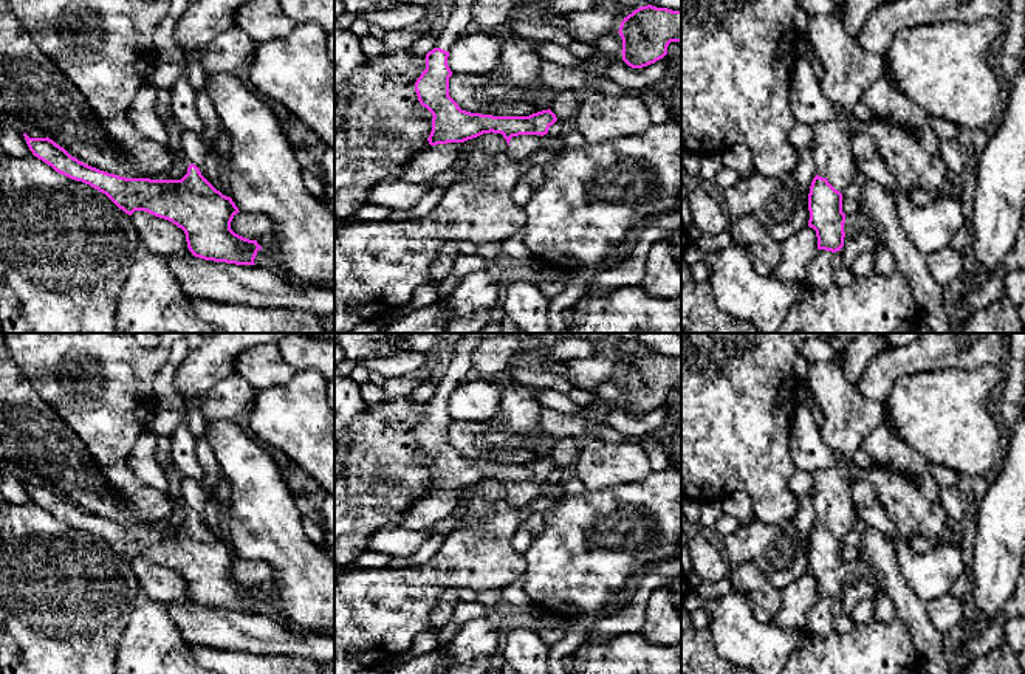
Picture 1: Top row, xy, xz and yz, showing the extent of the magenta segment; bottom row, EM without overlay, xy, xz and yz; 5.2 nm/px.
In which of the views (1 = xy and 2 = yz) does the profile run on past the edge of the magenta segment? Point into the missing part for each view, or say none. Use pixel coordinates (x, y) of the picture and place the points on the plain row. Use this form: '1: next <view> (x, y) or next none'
1: next xy (163, 450)
2: next yz (849, 417)

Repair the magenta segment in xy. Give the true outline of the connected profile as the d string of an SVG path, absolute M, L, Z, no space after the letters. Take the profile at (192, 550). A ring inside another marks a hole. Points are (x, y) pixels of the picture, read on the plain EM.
M161 437L156 460L169 480L167 497L184 508L187 521L181 527L125 525L91 514L71 504L46 485L23 480L34 504L56 519L105 541L119 556L132 562L146 558L181 575L192 603L235 612L255 612L262 593L231 576L238 558L231 544L217 538L181 497L184 474L175 466L169 437Z

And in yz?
M831 355L810 364L807 384L824 412L822 437L842 459L841 463L811 474L816 524L808 541L808 573L816 578L818 597L836 600L844 593L845 584L842 539L859 527L848 471L862 438L883 421L884 407L864 398L858 386L845 380Z

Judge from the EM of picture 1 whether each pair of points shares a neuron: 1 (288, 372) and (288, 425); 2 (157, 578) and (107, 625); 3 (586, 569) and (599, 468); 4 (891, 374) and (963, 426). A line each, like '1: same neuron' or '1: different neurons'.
1: different neurons
2: different neurons
3: different neurons
4: different neurons

